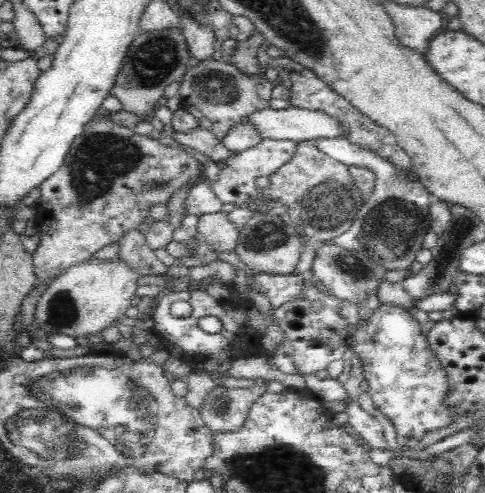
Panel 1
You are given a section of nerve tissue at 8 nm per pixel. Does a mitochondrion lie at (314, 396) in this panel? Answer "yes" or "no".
no

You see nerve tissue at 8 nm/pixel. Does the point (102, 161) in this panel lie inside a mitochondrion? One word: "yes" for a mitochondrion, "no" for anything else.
yes

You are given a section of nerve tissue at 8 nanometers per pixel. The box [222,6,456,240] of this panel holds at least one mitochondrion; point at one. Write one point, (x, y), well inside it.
(324, 207)

